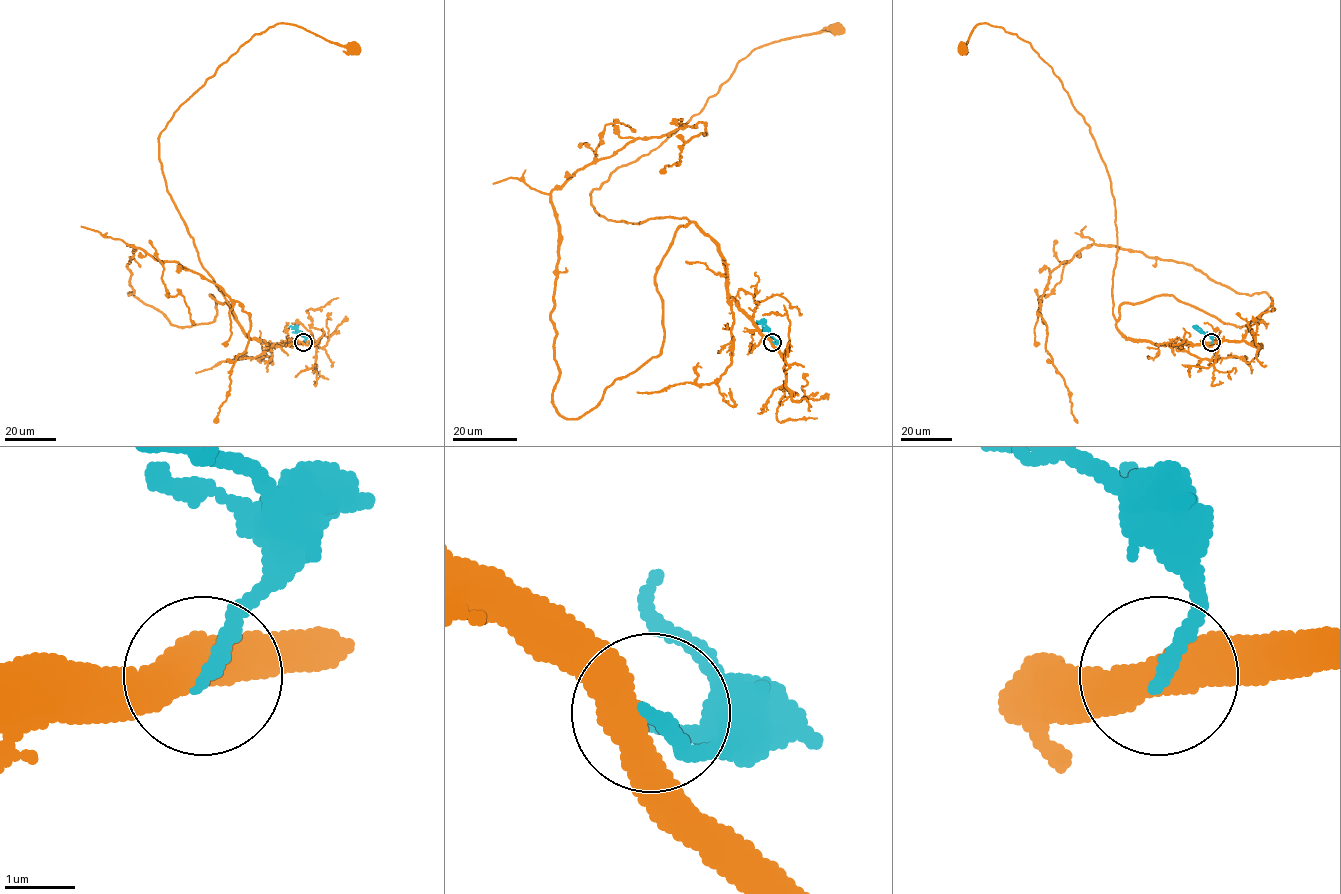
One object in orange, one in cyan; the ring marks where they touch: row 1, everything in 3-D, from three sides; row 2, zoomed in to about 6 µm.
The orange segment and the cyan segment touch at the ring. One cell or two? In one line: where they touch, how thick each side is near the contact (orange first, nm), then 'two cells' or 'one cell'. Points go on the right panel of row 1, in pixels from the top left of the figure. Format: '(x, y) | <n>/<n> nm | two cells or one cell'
(1211, 342) | 480/220 nm | two cells

